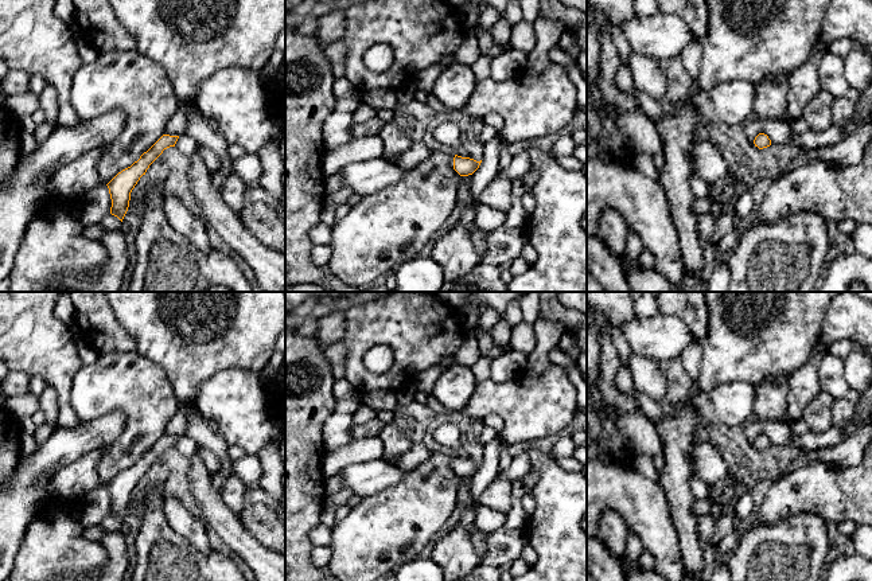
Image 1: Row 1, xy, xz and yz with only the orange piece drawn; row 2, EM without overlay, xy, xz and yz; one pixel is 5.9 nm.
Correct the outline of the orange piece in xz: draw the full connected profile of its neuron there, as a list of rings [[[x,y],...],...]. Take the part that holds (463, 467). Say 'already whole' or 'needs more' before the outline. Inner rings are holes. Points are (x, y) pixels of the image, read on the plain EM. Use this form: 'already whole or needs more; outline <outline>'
already whole; outline [[[455,456],[453,459],[453,471],[460,476],[460,477],[468,477],[472,476],[480,467],[480,463],[476,463],[470,459],[462,459]]]

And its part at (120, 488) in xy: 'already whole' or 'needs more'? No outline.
already whole

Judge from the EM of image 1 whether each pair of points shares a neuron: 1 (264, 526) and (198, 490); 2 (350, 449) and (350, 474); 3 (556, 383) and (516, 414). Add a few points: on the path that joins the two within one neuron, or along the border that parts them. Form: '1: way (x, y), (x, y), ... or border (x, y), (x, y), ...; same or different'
1: border (238, 517), (242, 526), (259, 542); different
2: border (380, 457), (349, 464), (339, 474); different
3: way (547, 393), (533, 406), (525, 406); same

